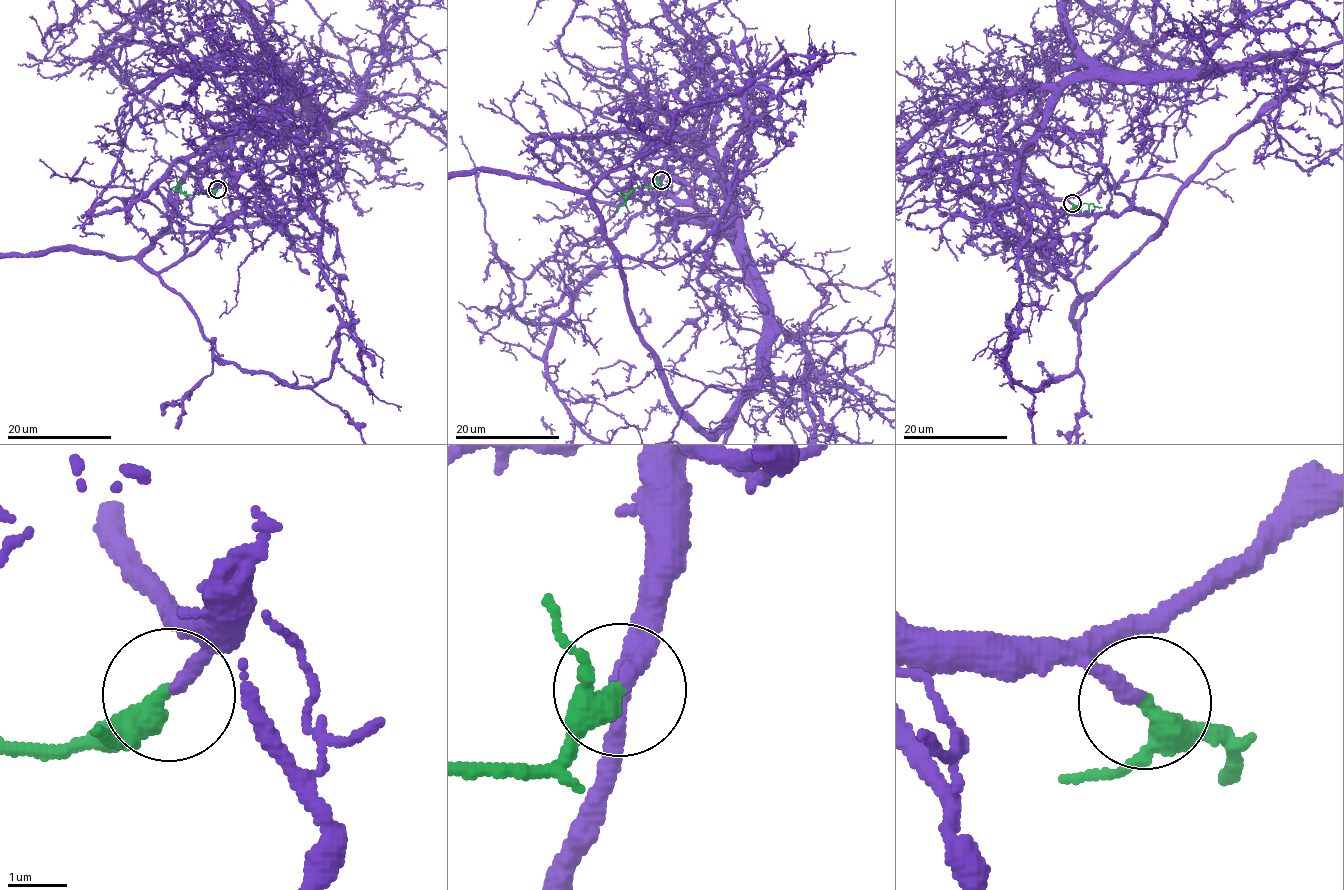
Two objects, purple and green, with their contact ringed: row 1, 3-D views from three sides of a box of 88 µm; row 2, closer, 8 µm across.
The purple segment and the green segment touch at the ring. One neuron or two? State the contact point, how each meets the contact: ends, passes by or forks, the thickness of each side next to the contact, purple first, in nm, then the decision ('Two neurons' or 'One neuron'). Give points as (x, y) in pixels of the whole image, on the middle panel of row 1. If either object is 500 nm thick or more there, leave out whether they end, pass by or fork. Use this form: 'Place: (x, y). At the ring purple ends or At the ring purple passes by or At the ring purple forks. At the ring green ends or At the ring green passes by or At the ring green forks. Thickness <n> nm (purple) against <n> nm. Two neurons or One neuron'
Place: (661, 180). At the ring purple ends. At the ring green passes by. Thickness 240 nm (purple) against 280 nm. One neuron

